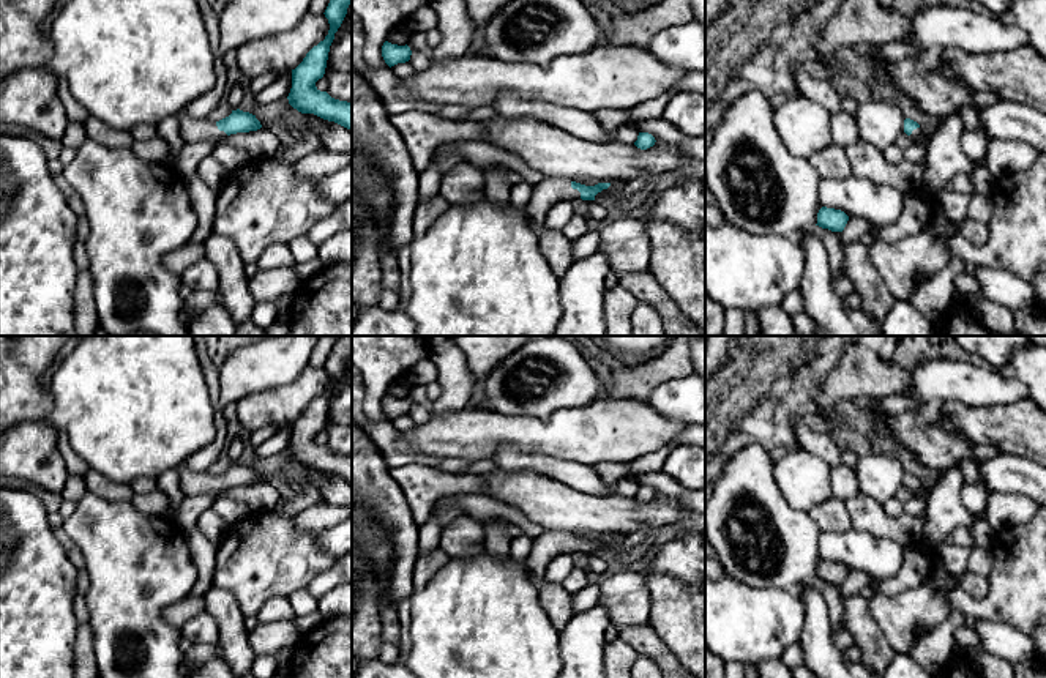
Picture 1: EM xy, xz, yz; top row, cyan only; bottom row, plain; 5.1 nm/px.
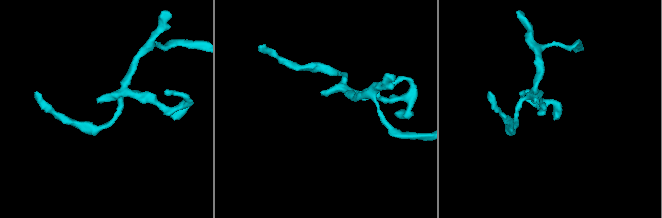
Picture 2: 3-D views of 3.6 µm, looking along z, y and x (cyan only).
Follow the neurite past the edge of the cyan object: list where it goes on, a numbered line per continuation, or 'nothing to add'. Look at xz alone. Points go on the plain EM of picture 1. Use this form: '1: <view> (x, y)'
1: xz (548, 544)

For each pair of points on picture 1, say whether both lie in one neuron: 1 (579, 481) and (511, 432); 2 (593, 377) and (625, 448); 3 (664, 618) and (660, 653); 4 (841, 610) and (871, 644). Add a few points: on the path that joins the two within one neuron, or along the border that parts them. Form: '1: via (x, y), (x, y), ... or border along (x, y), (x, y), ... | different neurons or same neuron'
1: border along (504, 445), (576, 462) | different neurons
2: border along (597, 398), (584, 406), (567, 406), (562, 409) | different neurons
3: border along (649, 623), (658, 639), (679, 661) | different neurons
4: via (849, 618), (866, 636) | same neuron

